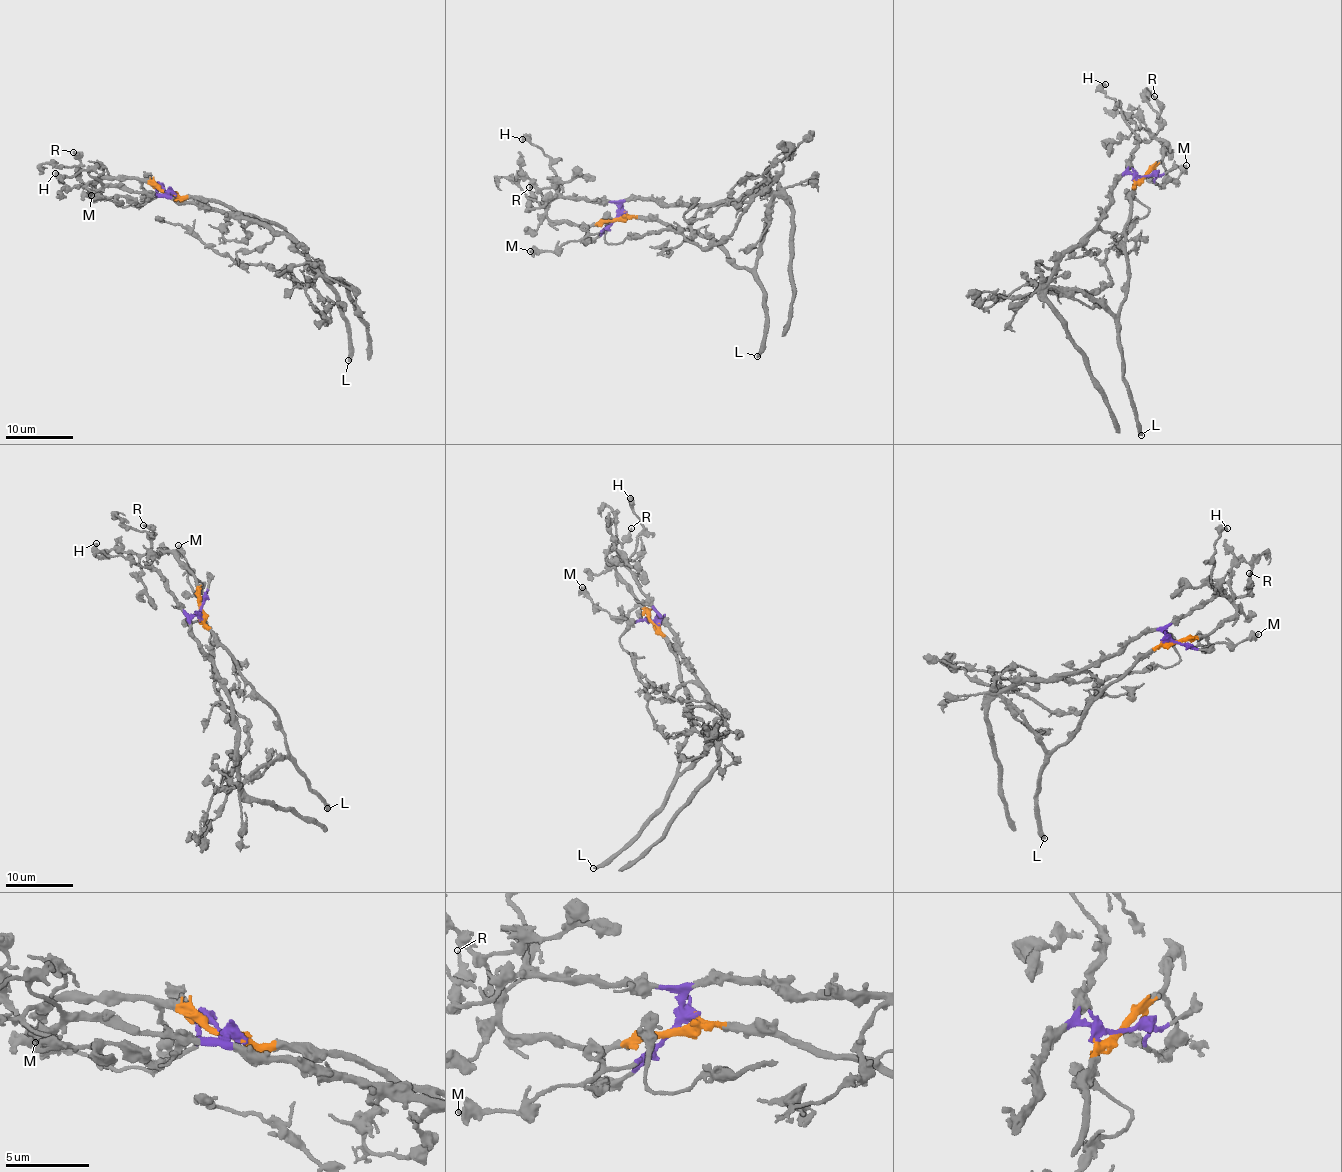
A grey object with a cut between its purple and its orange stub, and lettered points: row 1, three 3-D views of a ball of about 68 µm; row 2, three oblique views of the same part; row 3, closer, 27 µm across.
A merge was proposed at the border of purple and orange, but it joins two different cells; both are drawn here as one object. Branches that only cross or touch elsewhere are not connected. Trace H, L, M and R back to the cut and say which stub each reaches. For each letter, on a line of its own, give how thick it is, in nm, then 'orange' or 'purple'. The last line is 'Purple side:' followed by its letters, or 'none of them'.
H: 460 nm | purple
L: 360 nm | orange
M: 240 nm | purple
R: 180 nm | purple
Purple side: H, M, R

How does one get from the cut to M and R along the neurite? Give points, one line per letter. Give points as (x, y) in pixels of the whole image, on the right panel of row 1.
M: (1144, 177), (1155, 176), (1154, 180), (1161, 185), (1177, 177), (1186, 165)
R: (1144, 177), (1128, 168), (1140, 138), (1147, 142), (1151, 139), (1158, 125), (1159, 106), (1154, 96)

